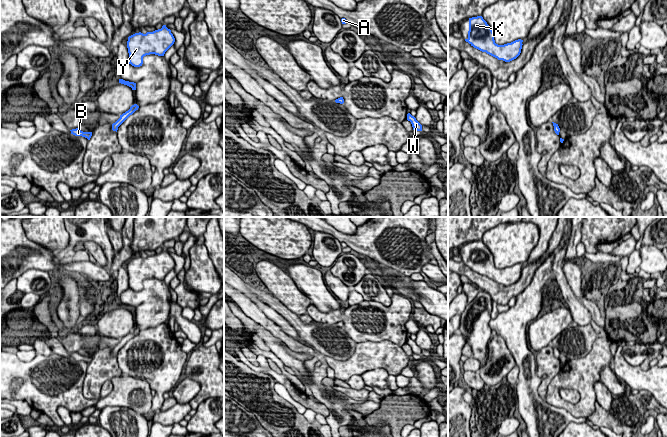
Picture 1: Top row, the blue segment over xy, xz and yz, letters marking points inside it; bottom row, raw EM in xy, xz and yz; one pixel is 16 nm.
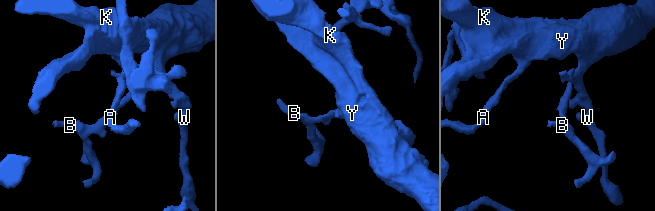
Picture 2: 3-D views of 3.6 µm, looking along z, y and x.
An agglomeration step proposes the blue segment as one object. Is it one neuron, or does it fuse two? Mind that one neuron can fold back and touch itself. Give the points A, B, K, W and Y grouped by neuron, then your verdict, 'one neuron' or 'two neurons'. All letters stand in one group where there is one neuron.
A B K W Y; one neuron

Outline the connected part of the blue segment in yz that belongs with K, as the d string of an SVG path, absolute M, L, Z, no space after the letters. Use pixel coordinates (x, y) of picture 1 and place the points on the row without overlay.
M482 240L469 242L468 262L465 265L474 272L505 286L516 283L523 269L521 263L504 269L496 268L494 257Z

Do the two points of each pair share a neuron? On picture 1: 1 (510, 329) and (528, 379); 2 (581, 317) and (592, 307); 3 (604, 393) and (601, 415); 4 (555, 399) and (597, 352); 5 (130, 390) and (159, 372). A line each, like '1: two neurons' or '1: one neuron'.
1: one neuron
2: two neurons
3: two neurons
4: one neuron
5: two neurons

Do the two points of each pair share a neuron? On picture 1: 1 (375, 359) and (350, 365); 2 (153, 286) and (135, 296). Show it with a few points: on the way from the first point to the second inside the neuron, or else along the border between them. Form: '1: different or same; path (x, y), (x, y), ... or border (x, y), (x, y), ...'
1: same; path (369, 359), (363, 359), (356, 365)
2: same; path (149, 288), (139, 296)

